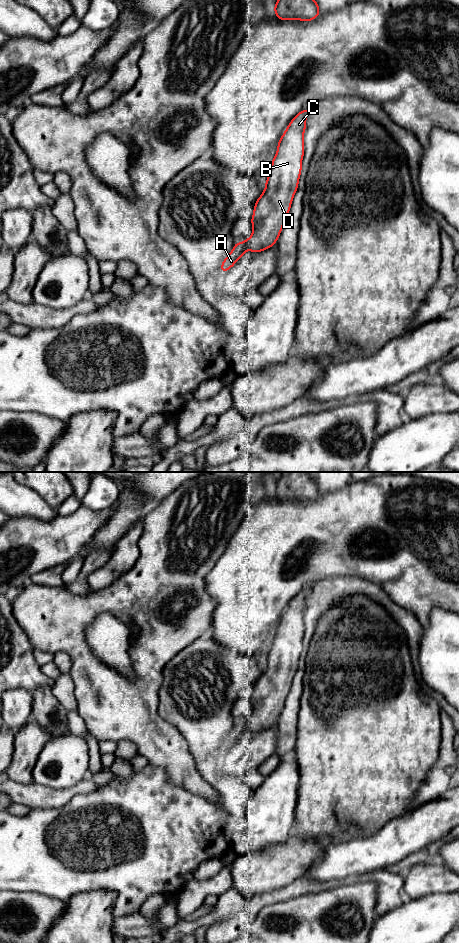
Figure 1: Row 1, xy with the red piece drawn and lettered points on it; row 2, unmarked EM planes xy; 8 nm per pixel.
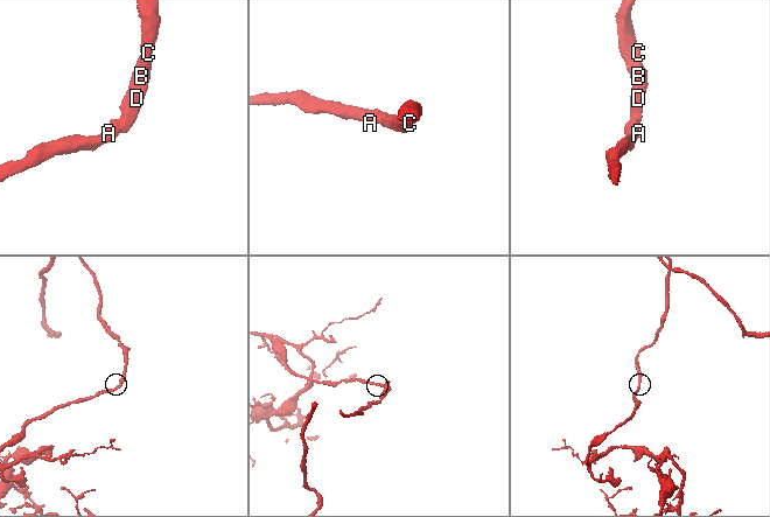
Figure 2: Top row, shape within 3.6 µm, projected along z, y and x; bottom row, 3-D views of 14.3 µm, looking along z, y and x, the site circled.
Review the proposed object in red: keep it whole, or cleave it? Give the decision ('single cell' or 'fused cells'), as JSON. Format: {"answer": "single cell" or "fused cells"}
{"answer": "single cell"}

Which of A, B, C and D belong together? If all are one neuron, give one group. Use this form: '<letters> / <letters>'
A B C D

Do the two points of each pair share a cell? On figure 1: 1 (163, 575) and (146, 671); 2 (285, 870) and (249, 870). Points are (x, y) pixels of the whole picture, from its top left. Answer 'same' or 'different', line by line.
1: same
2: same

